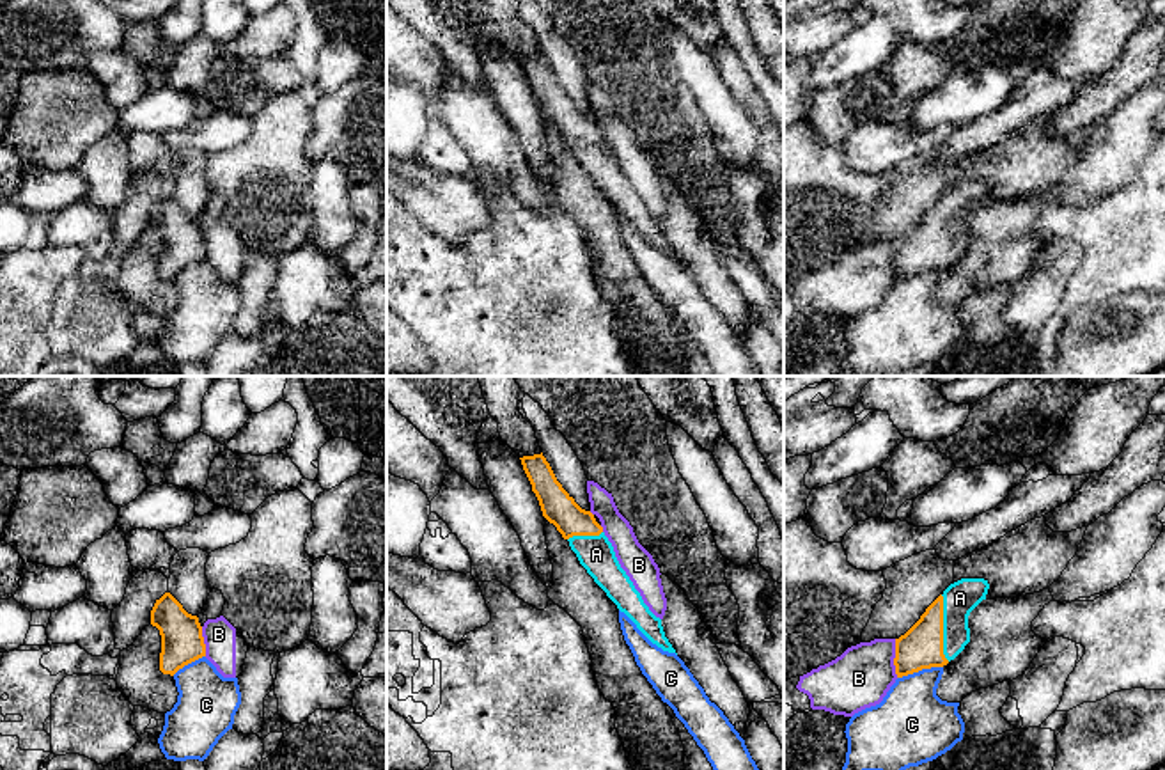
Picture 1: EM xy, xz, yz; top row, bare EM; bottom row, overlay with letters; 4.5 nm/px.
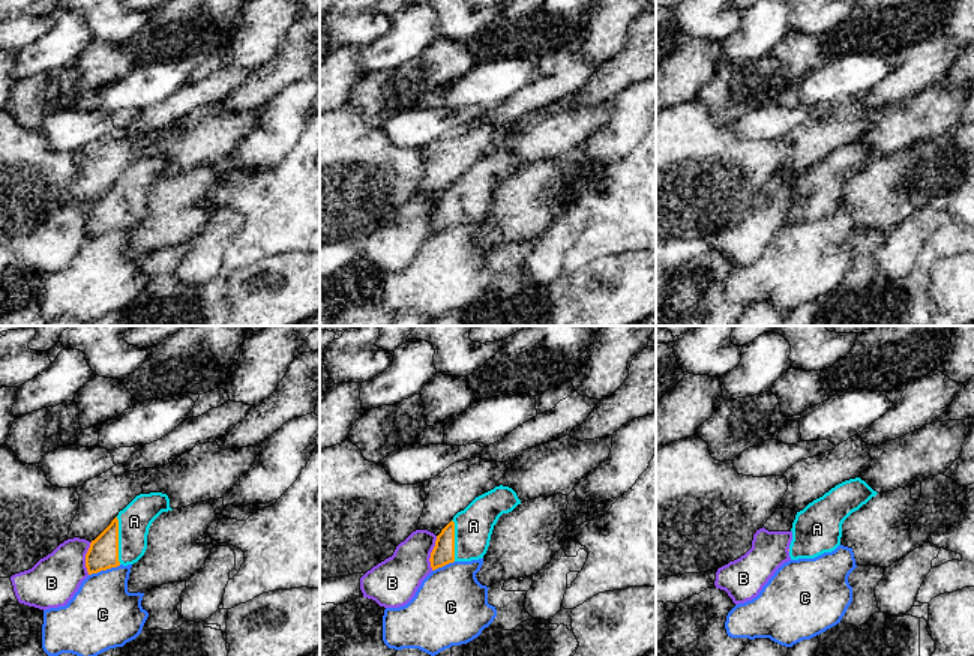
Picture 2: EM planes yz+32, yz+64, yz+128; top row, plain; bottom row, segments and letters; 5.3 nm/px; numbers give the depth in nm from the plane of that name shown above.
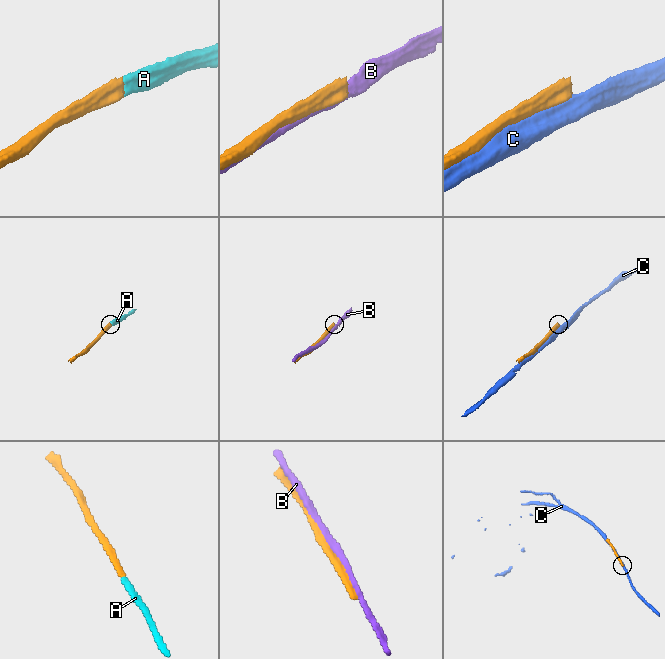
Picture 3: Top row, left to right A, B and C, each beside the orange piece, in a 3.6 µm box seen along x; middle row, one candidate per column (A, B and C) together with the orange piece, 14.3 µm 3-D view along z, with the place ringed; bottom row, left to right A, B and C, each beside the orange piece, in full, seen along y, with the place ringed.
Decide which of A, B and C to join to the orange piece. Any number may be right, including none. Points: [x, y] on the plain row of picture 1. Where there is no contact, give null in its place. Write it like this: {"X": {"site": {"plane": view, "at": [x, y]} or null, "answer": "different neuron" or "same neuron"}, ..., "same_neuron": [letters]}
{"A": {"site": {"plane": "yz", "at": [942, 231]}, "answer": "same neuron"}, "B": {"site": {"plane": "yz", "at": [894, 261]}, "answer": "different neuron"}, "C": {"site": {"plane": "yz", "at": [919, 272]}, "answer": "different neuron"}, "same_neuron": ["A"]}

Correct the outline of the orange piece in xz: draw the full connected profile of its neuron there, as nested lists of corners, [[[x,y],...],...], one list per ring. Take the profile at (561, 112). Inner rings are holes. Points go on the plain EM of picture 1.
[[[543,55],[520,62],[539,103],[543,119],[569,144],[571,153],[594,185],[653,247],[663,254],[676,255],[665,240],[661,222],[649,213],[621,170],[614,149],[594,117],[582,112],[562,90]]]

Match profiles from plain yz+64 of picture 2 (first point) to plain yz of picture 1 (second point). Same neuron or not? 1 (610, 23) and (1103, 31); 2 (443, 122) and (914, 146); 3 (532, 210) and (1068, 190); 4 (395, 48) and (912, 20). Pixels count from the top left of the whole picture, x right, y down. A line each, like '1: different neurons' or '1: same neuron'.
1: same neuron
2: same neuron
3: different neurons
4: different neurons

